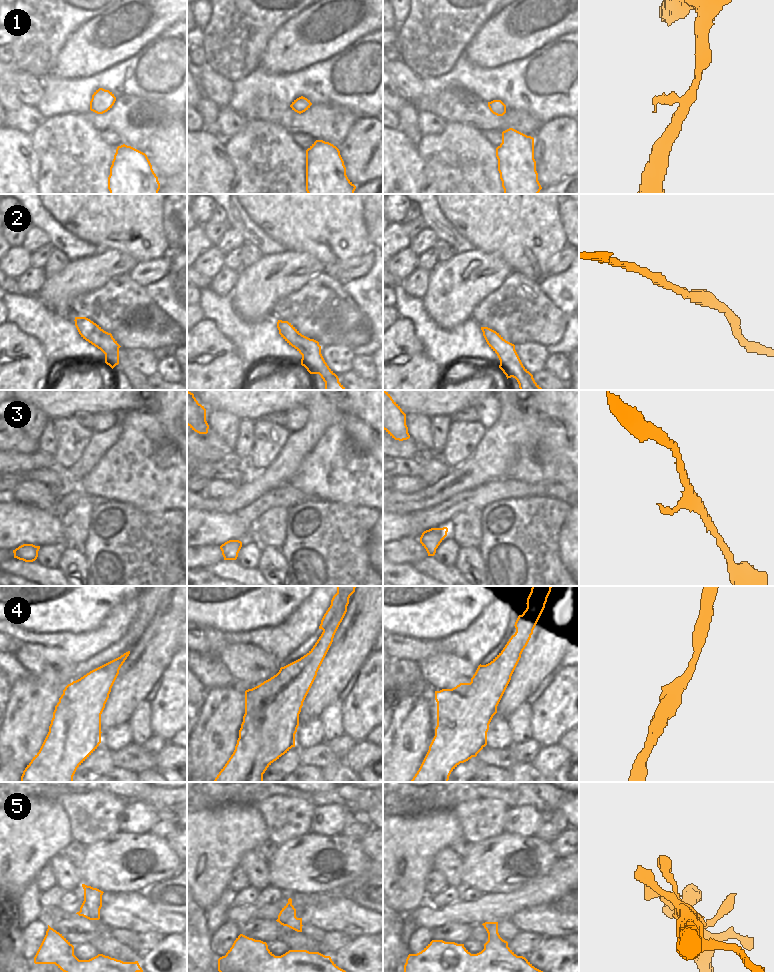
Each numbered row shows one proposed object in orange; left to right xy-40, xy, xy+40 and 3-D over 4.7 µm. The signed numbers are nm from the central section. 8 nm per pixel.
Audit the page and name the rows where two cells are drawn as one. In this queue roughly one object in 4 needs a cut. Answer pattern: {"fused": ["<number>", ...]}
{"fused": []}

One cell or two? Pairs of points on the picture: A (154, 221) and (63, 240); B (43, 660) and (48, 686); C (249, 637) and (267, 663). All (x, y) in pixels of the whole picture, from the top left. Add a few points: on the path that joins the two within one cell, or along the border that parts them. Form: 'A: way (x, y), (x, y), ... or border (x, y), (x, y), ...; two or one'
A: border (59, 222), (97, 249); two
B: border (29, 674), (55, 673), (58, 680), (66, 685); two
C: border (234, 643), (257, 646), (268, 652), (275, 659); two

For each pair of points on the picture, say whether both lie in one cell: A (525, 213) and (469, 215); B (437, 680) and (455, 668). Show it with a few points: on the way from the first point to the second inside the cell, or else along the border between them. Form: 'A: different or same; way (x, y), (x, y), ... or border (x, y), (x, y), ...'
A: same; way (511, 213), (483, 213)
B: same; way (441, 676), (451, 668)

